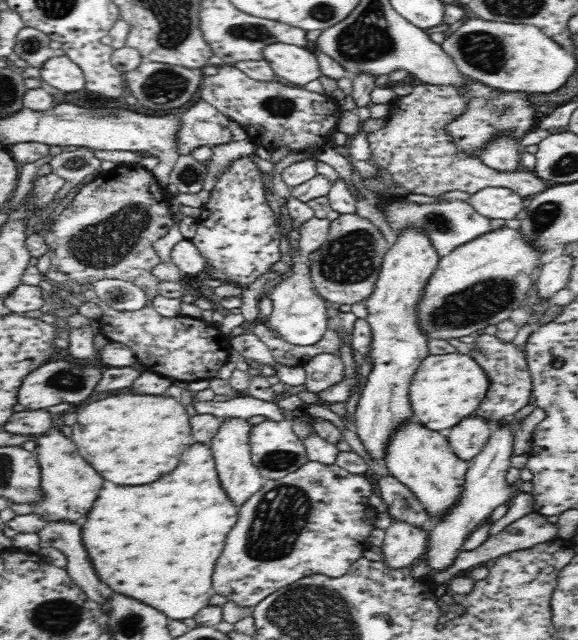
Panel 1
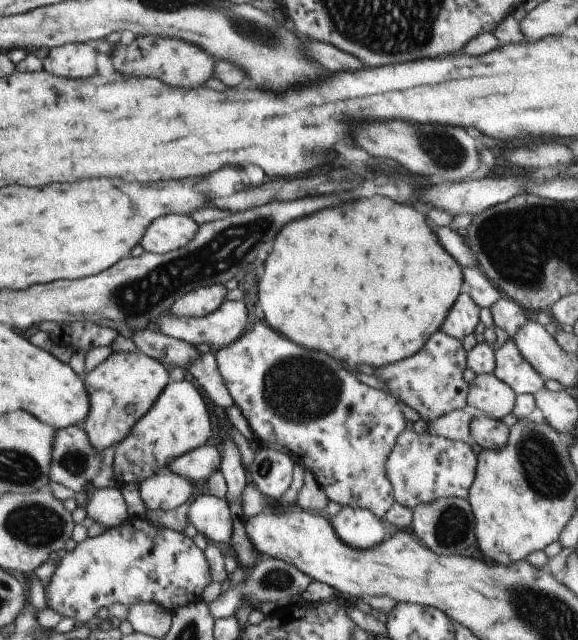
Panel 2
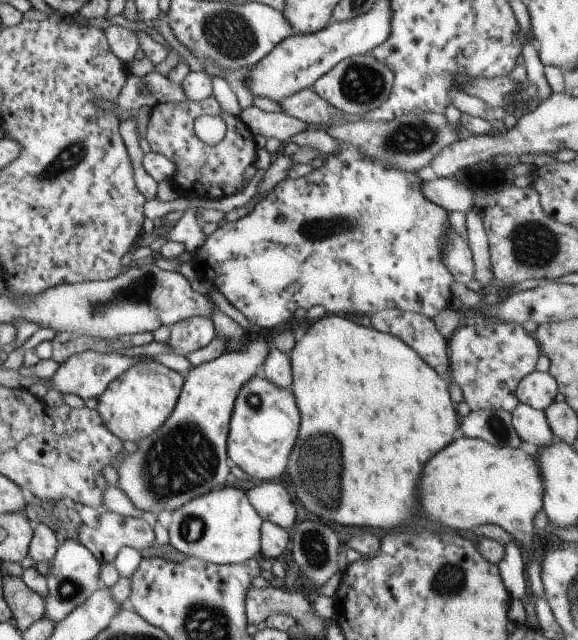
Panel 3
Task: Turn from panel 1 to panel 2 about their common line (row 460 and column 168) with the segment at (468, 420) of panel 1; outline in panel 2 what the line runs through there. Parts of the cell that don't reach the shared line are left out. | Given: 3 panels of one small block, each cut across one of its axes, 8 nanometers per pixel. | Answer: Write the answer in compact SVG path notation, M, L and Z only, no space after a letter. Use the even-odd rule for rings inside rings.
M204 444L185 454L178 455L166 465L165 470L186 478L191 484L199 485L220 465L219 452L215 447Z

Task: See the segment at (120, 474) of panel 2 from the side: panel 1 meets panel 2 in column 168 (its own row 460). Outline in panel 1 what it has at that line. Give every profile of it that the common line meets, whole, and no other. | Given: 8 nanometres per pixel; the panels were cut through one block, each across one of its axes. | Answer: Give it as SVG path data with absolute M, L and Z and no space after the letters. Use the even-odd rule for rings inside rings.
M410 418L394 428L382 460L386 462L390 475L412 490L432 519L442 516L444 510L456 502L469 468L469 461L458 458L445 434L441 431L432 432Z

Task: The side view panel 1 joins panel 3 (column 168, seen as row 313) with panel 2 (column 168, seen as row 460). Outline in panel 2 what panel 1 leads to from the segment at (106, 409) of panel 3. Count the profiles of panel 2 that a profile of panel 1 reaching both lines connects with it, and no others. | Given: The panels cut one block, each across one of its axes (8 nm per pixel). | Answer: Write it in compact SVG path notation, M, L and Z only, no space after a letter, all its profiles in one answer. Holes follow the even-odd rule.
M135 350L130 353L112 352L93 370L82 374L84 391L88 394L88 413L81 425L90 445L101 452L106 446L117 445L132 428L132 424L140 419L151 408L164 386L170 382L163 365L146 354Z

